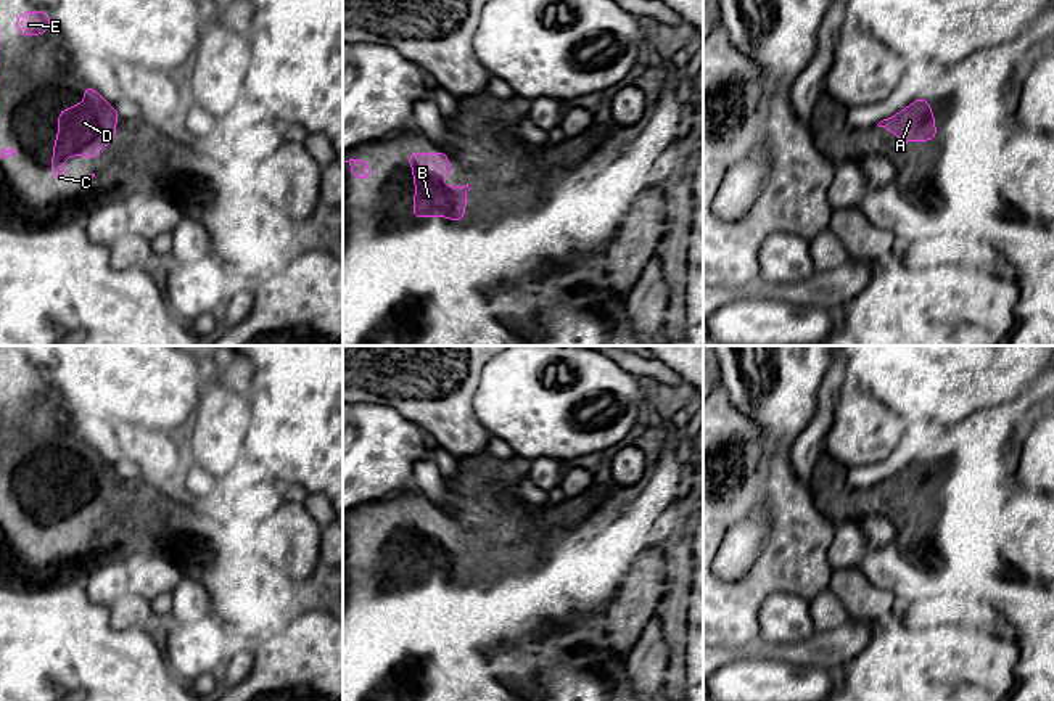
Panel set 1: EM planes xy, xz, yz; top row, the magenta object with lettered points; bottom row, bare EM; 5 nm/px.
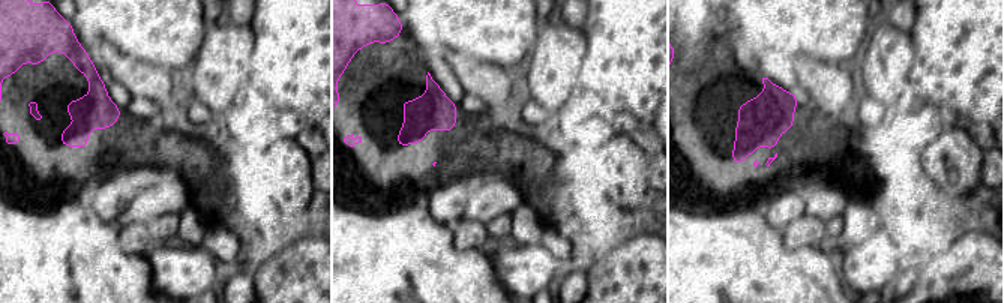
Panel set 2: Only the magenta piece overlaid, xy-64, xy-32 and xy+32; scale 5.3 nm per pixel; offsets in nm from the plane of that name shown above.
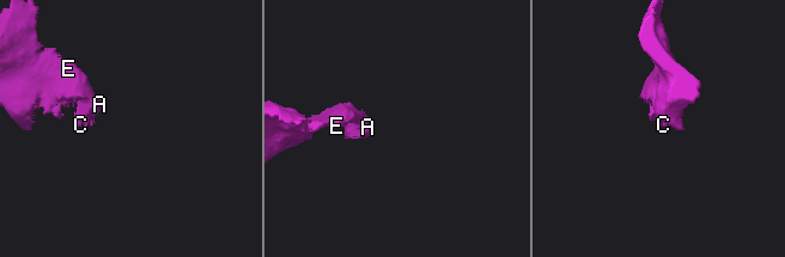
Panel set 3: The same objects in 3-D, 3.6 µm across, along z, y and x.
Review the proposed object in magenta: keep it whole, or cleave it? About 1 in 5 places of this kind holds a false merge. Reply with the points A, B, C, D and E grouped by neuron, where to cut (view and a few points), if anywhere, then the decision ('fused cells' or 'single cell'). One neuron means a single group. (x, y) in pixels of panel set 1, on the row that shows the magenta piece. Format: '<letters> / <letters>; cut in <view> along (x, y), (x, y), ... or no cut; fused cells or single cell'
A B C D E; no cut; single cell

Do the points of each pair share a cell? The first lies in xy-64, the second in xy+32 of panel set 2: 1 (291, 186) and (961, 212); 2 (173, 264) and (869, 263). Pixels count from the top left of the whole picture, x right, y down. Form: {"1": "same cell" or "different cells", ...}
{"1": "different cells", "2": "same cell"}

